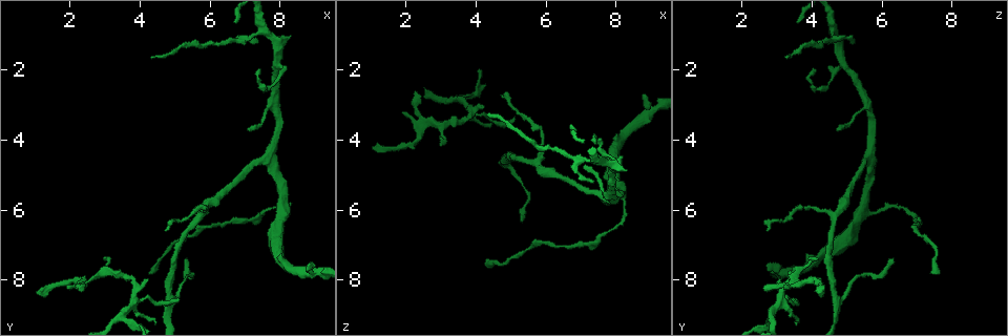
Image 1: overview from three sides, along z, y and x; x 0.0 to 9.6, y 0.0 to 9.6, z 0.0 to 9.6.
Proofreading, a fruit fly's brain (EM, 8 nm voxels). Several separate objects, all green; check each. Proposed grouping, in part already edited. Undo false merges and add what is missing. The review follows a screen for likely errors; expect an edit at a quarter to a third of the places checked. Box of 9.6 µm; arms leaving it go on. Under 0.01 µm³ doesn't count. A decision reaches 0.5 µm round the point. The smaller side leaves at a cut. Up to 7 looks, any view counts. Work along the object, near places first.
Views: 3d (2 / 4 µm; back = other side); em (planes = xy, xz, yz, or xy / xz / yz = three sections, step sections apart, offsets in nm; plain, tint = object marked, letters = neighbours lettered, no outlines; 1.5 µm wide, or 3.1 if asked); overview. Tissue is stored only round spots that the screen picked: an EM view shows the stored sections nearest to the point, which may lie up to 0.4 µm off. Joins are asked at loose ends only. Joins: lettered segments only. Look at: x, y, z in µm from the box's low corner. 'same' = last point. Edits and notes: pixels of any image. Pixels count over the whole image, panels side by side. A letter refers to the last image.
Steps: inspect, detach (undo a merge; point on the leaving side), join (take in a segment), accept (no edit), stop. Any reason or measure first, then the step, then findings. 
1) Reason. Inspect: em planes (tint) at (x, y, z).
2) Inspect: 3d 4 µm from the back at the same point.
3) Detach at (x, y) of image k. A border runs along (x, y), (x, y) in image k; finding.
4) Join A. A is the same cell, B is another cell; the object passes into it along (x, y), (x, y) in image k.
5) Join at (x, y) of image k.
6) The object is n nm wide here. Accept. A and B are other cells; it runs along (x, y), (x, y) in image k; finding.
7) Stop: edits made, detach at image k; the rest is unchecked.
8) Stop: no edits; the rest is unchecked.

Inspect: em planes (letters) at (7.05, 3.75, 4.75).

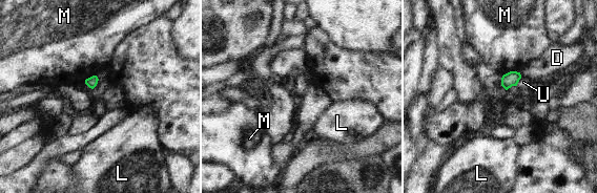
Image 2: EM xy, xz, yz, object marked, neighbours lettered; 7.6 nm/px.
The longest contact is with M, 140 nm. Accept. D, L, M and U are other cells; a border runs along (519, 71), (508, 71), (502, 76) in image 2; none of them fits.

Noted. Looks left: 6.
Branch point. Inspect: em yz step 4 (tint) at (7.90, 1.80, 4.95).

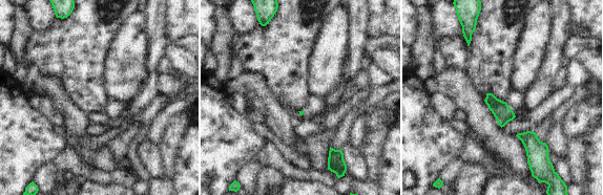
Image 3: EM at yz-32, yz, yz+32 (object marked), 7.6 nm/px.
Inspect: em planes (letters) at the same point.

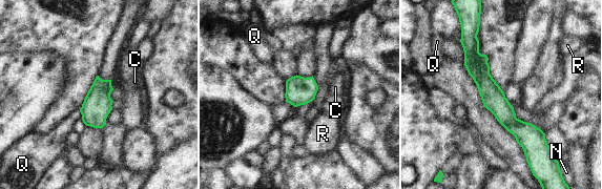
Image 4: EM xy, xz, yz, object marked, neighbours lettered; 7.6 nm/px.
Accept. C, N, Q and R are other cells; it runs along (472, 42), (482, 79), (531, 151) in image 4; all the same cell.

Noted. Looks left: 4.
Free end. Inspect: 3d 2 µm at (4.20, 7.95, 3.05).

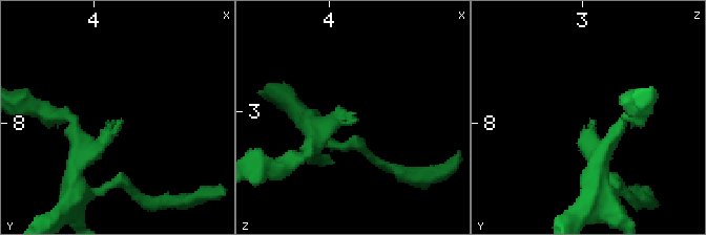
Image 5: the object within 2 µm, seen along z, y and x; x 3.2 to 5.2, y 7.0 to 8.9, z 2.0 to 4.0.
The arms are 200, 220 nm wide. Inspect: em xz step 4 (letters) at (4.26, 8.00, 3.04).

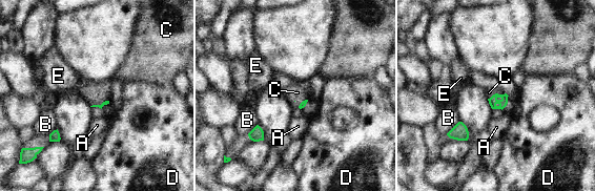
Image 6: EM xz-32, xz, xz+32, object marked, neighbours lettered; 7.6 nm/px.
Cut it another way. Inspect: em planes (letters) at the same point.

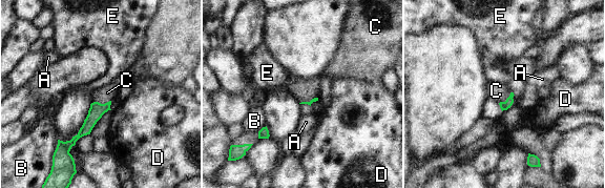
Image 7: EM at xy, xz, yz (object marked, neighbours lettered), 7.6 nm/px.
Join C. C is the same cell, A, B, D and E are other cells; the object passes into it along (97, 109), (100, 103), (107, 92) in image 7; it goes on there.

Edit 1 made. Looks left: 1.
Stop: edits made, join at image 7; the rest is unchecked.

